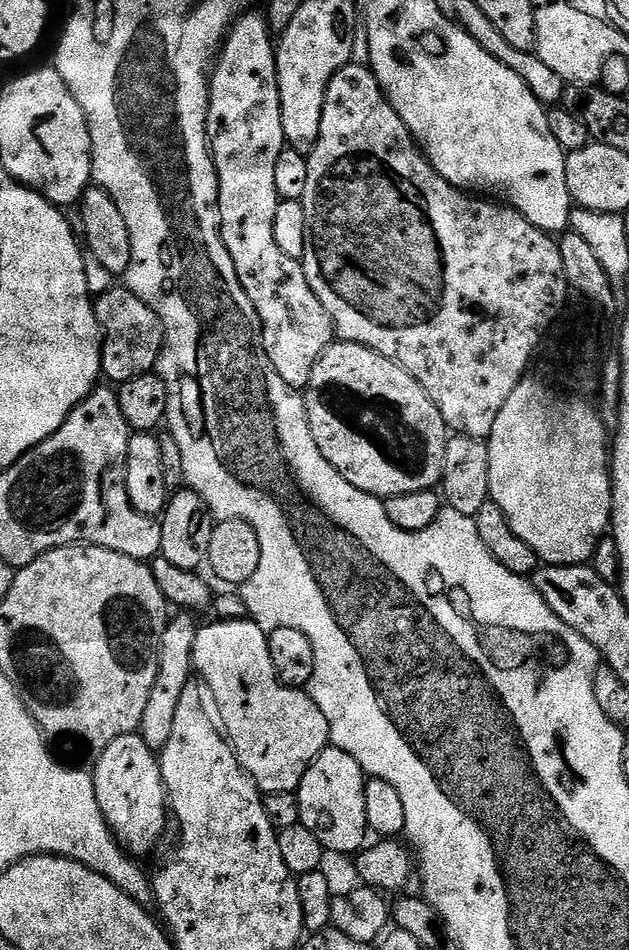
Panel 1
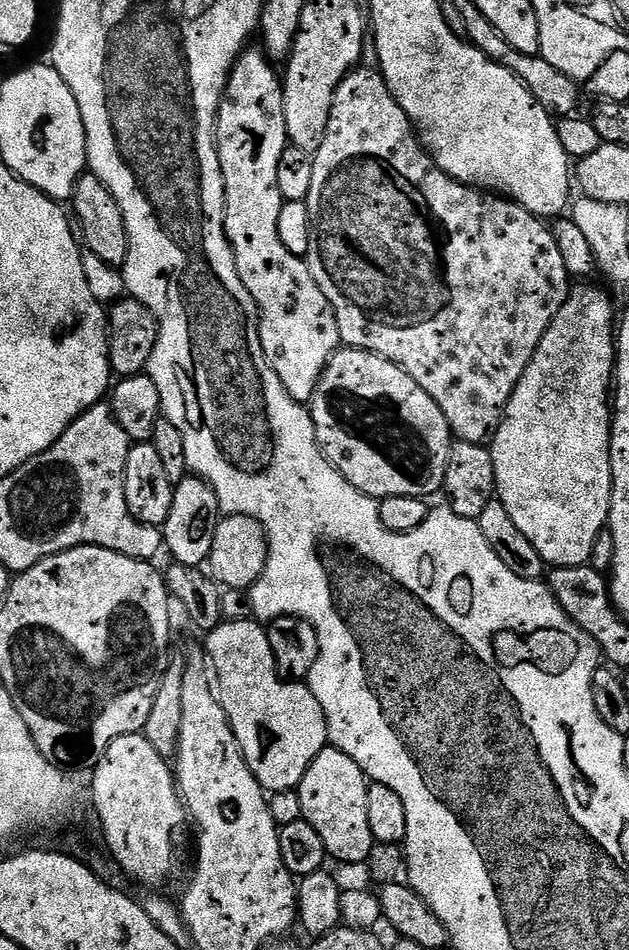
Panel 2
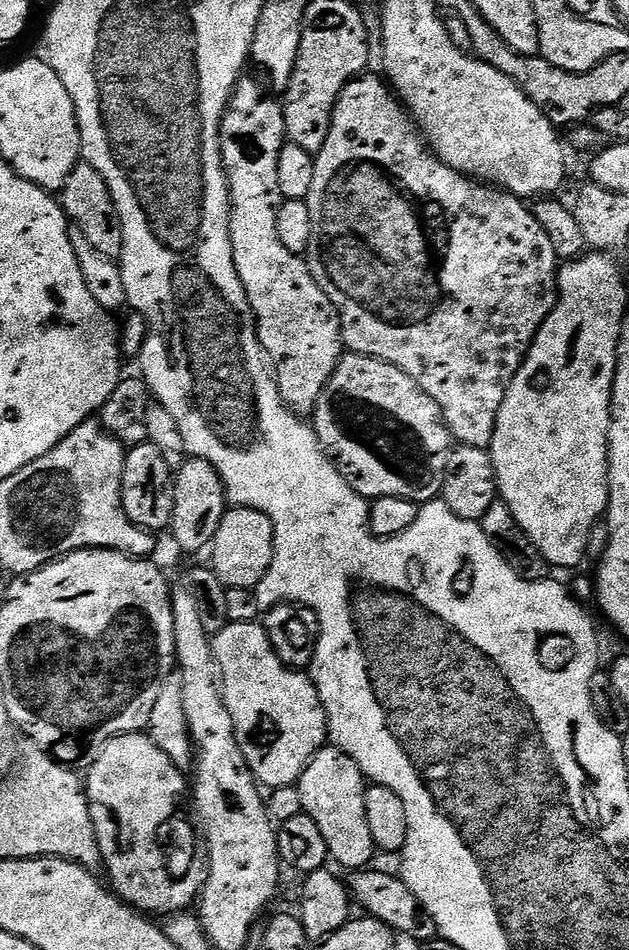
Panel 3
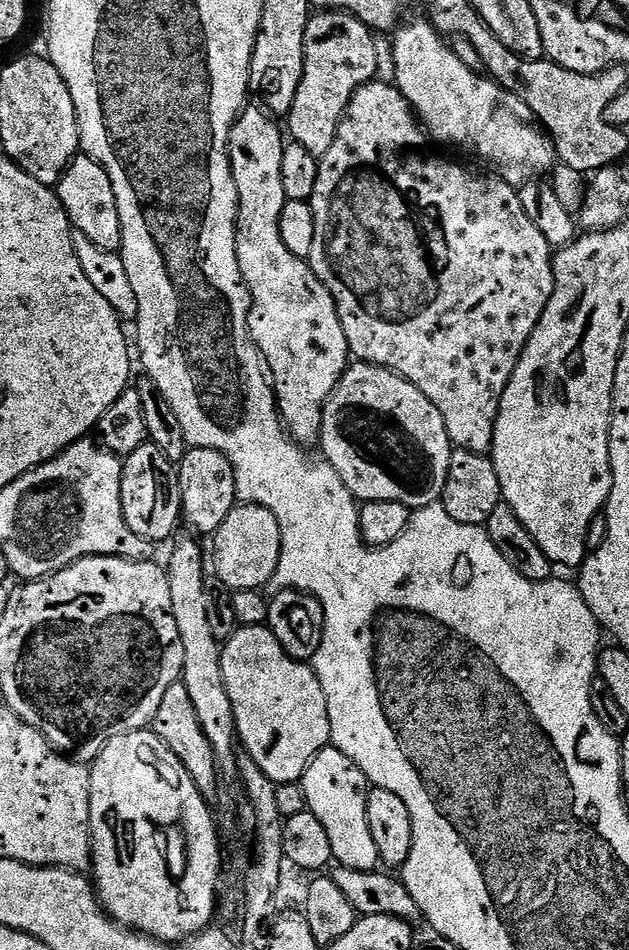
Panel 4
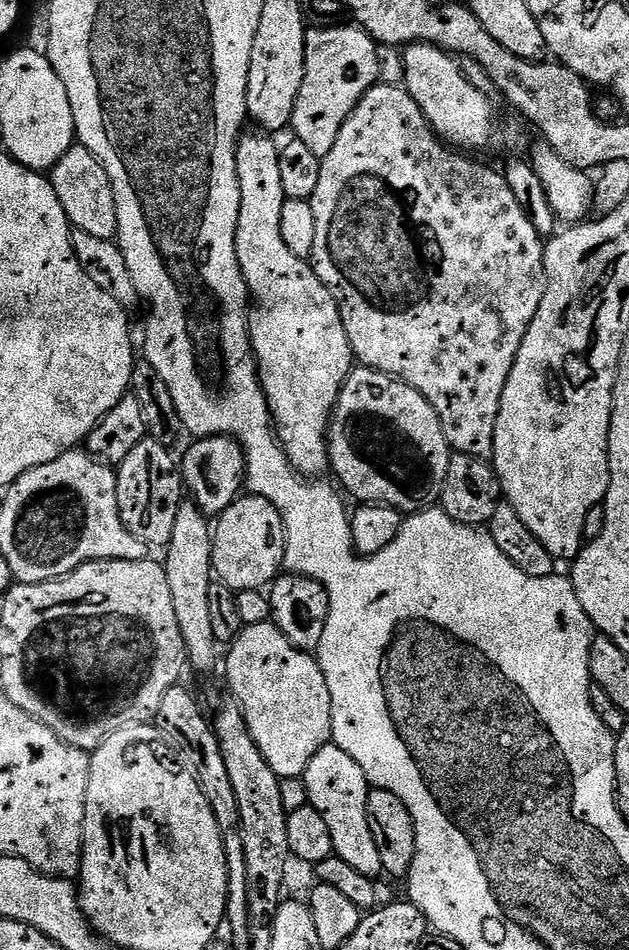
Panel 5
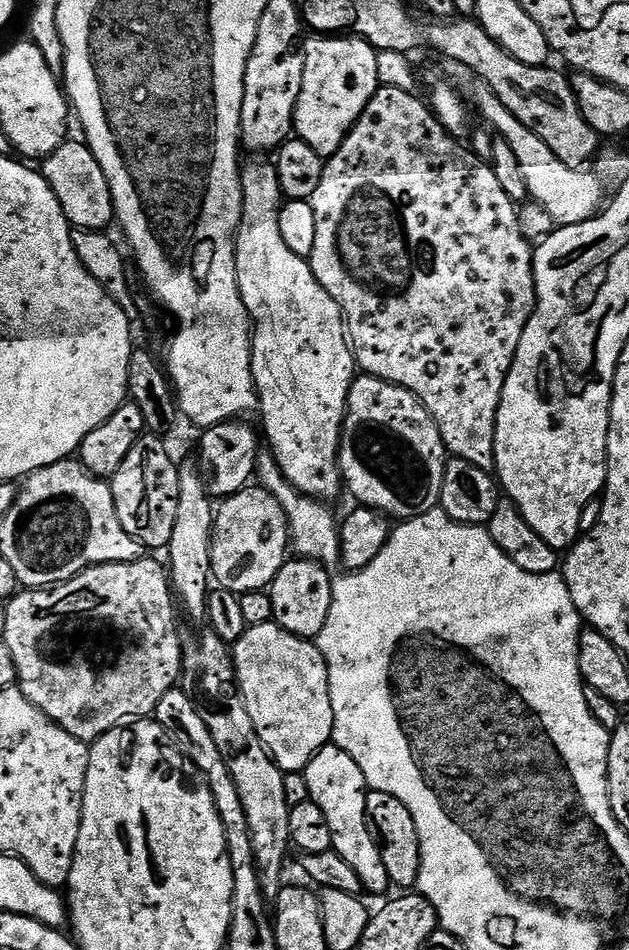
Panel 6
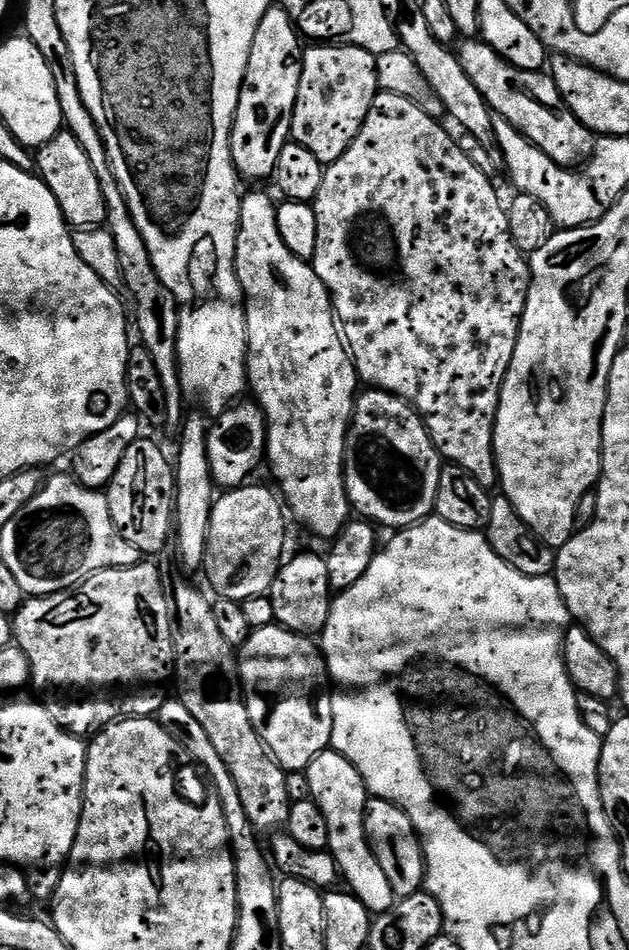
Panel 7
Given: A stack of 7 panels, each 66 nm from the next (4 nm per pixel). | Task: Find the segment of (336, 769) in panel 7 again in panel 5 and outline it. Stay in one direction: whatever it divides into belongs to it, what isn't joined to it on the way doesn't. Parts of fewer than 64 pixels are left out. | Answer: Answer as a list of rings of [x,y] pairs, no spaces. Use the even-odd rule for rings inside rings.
[[[328,743],[310,758],[310,766],[302,777],[308,791],[310,807],[322,814],[330,830],[332,850],[335,859],[346,862],[358,870],[358,874],[379,877],[384,872],[382,857],[378,855],[378,846],[374,846],[374,834],[370,834],[370,822],[366,814],[366,802],[370,785],[362,766],[346,754],[338,745]]]

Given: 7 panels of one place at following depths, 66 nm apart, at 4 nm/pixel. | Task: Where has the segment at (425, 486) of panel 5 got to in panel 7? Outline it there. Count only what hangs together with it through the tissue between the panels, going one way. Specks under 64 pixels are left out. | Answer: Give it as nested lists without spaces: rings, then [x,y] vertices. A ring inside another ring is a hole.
[[[364,390],[357,395],[352,424],[348,428],[348,443],[344,446],[344,481],[348,503],[357,517],[381,529],[403,530],[421,524],[435,513],[441,467],[442,457],[430,438],[428,427],[410,405],[397,396],[379,390]]]

